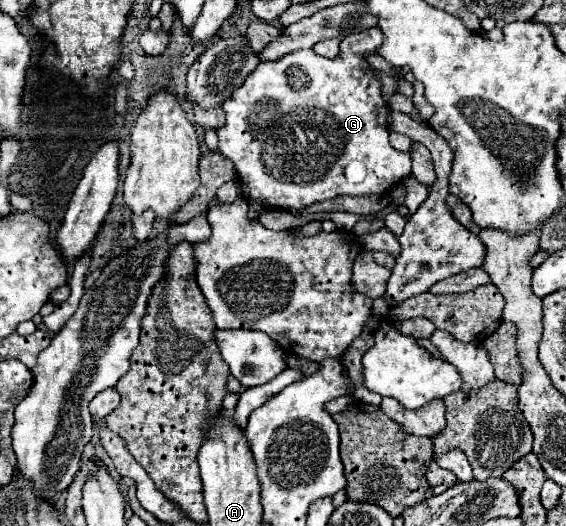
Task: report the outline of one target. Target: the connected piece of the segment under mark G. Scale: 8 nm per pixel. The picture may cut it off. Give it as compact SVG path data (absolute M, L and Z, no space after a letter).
M367 28L363 32L345 36L341 40L341 50L339 56L335 58L323 58L317 56L313 50L297 50L291 52L287 56L283 56L281 60L275 62L261 62L243 82L241 88L237 88L231 98L223 104L225 110L225 126L219 128L217 136L219 136L219 152L223 152L223 156L227 156L233 164L235 164L235 172L237 172L237 180L241 184L243 196L247 202L259 202L263 204L263 208L267 210L301 210L303 206L315 204L315 202L323 202L335 196L381 196L387 190L391 190L395 184L399 184L403 178L407 178L411 174L411 152L399 152L395 148L391 148L389 142L389 134L387 134L387 126L379 122L379 114L385 108L385 100L381 94L381 80L375 74L375 70L371 68L371 64L367 64L367 54L377 54L379 46L383 44L383 30L381 28Z

